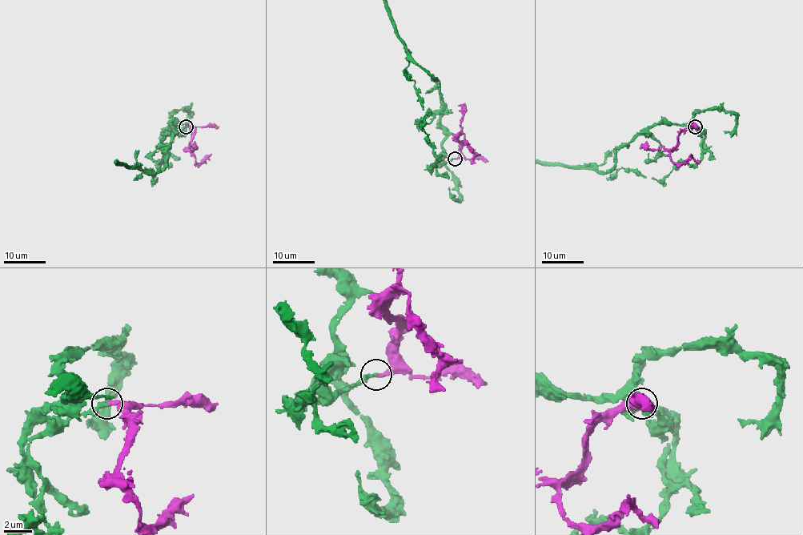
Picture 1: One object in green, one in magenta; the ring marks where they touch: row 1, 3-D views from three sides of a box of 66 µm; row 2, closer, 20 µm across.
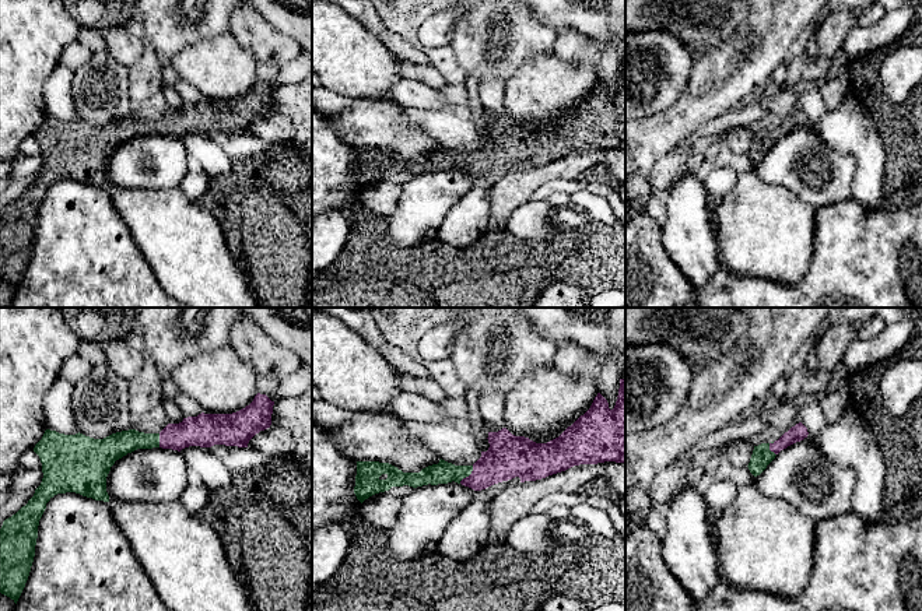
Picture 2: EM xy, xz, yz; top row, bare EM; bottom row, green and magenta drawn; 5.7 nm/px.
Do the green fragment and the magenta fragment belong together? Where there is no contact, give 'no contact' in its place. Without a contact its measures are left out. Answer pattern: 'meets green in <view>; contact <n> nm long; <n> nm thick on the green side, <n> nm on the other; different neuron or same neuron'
meets green in xz; contact 130 nm long; 130 nm thick on the green side, 240 nm on the other; same neuron

